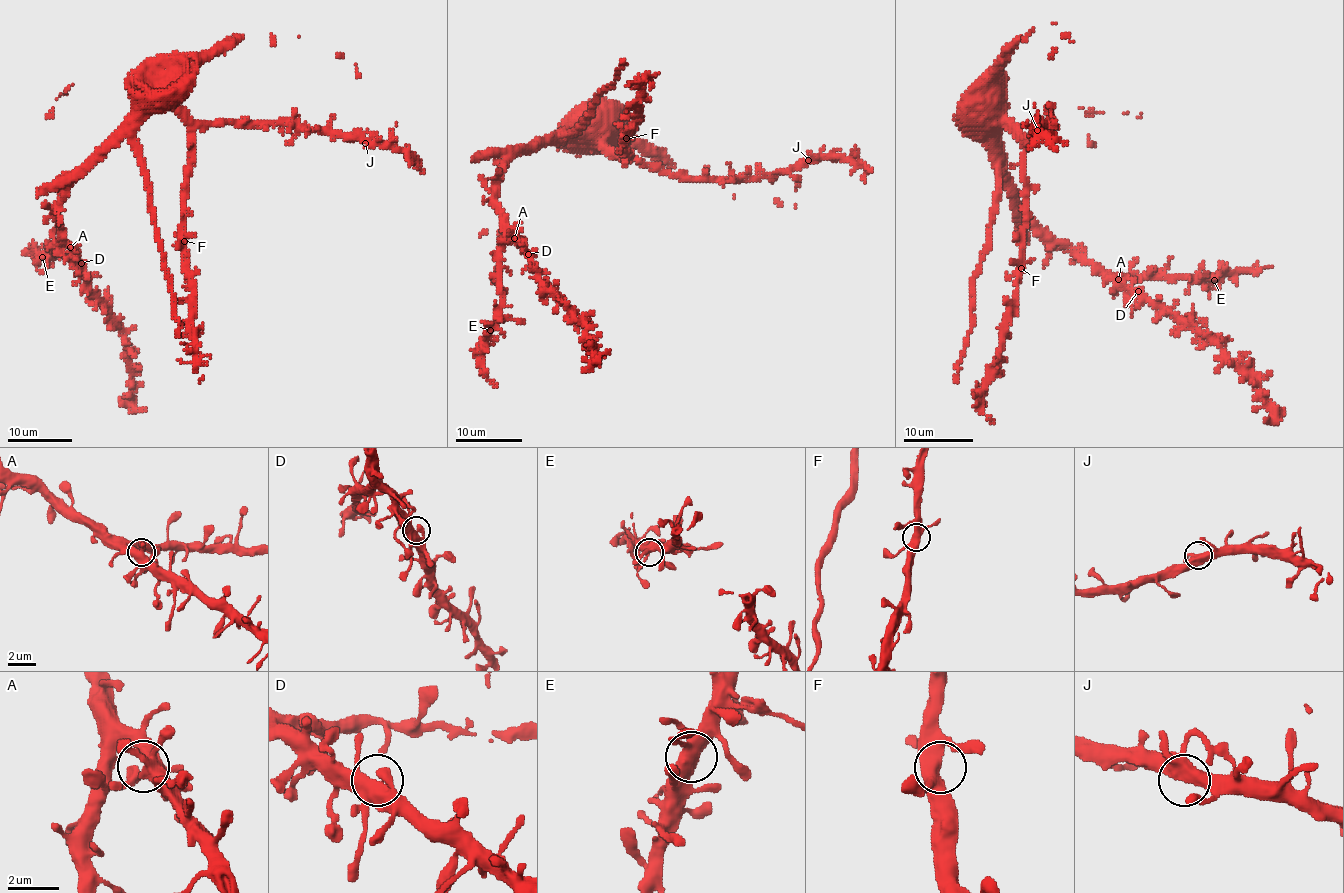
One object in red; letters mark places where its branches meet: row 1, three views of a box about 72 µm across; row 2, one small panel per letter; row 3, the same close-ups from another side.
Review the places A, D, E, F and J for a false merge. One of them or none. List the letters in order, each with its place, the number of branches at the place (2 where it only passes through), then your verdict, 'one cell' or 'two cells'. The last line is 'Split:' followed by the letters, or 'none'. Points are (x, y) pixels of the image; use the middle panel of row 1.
A: place (514, 238); branches 4; one cell
D: place (528, 254); branches 4; one cell
E: place (490, 330); branches 4; one cell
F: place (626, 138); branches 4; one cell
J: place (808, 160); branches 4; one cell
Split: none

